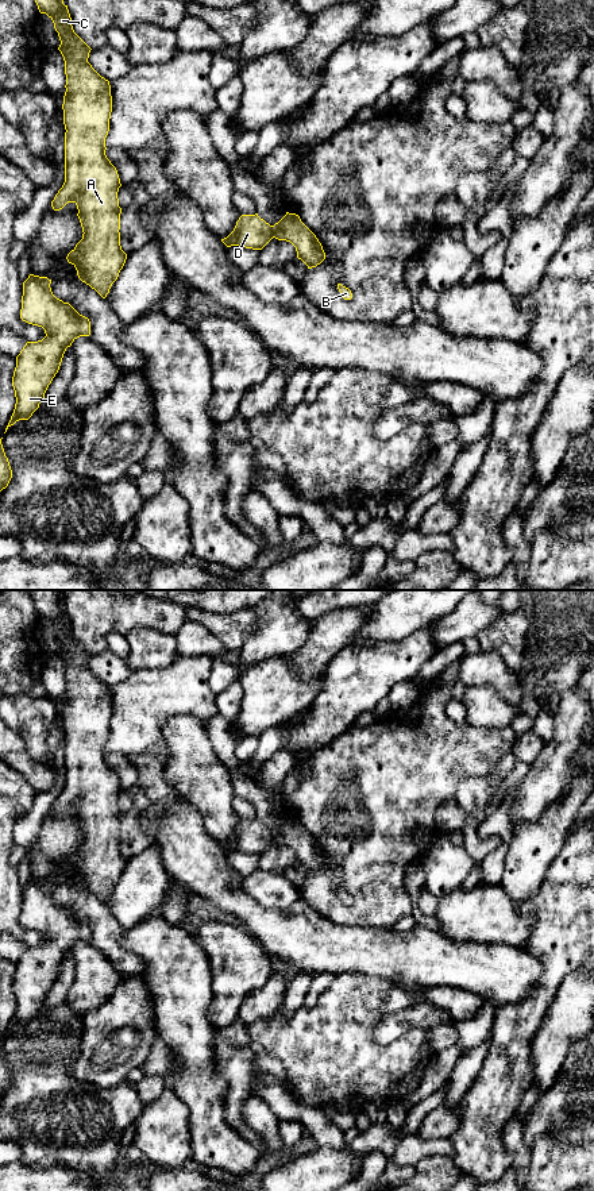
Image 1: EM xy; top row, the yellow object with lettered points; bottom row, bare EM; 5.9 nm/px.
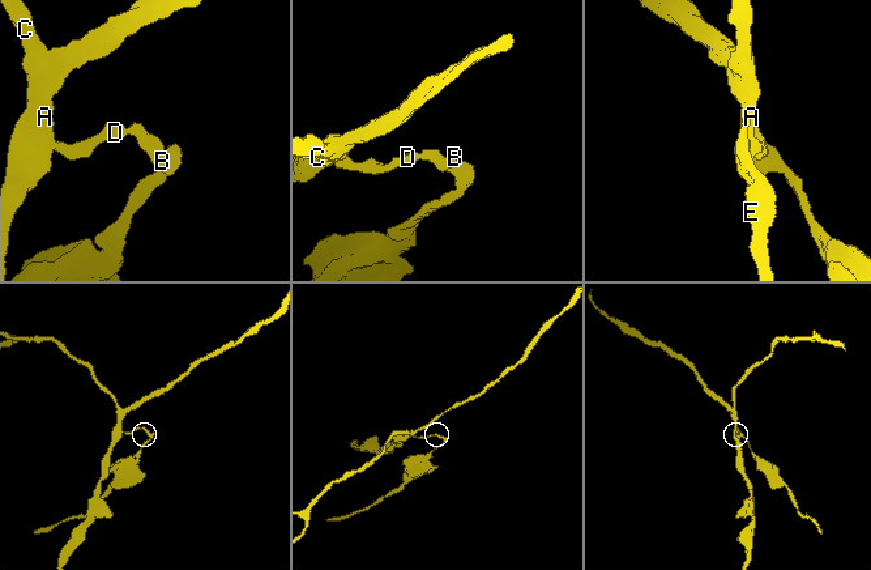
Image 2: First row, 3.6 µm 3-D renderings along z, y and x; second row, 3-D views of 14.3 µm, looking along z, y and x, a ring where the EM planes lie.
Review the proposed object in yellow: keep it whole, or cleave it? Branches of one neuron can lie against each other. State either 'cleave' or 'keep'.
cleave

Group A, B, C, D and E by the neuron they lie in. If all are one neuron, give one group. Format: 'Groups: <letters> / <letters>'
Groups: A C D E / B

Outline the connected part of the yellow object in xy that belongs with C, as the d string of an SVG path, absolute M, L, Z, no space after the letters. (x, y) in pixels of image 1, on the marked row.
M35 0L58 32L65 61L63 96L65 182L51 201L54 211L74 203L82 239L68 254L78 278L103 298L123 269L127 254L120 246L116 167L105 155L112 96L109 81L88 62L90 47L74 32L63 0Z

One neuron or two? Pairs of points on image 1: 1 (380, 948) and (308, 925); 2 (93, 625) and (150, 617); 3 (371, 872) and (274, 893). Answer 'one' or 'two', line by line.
1: one
2: one
3: two

